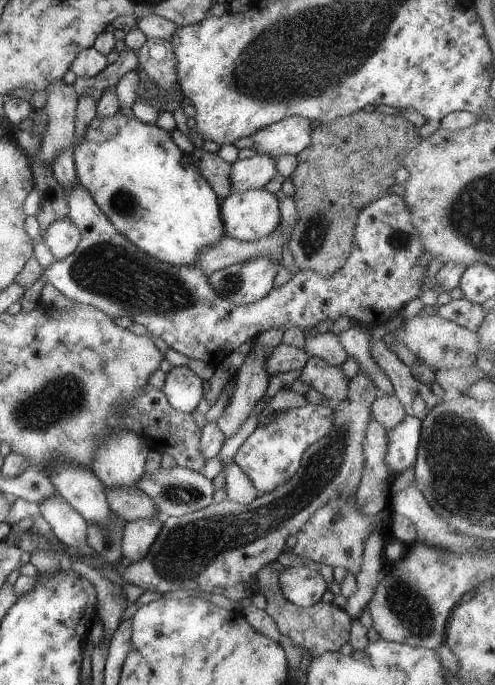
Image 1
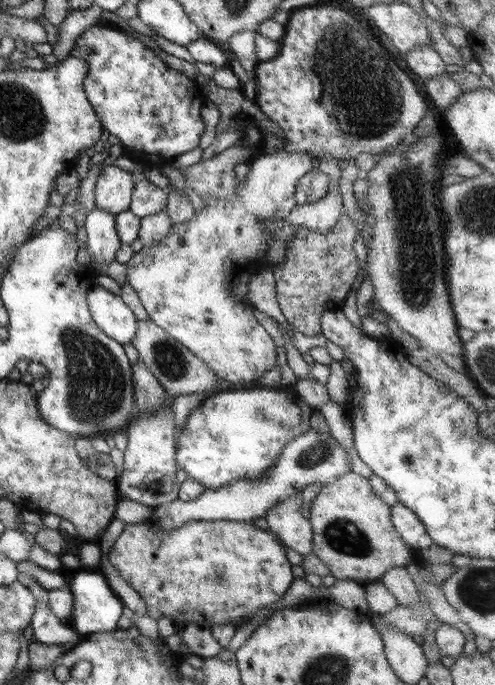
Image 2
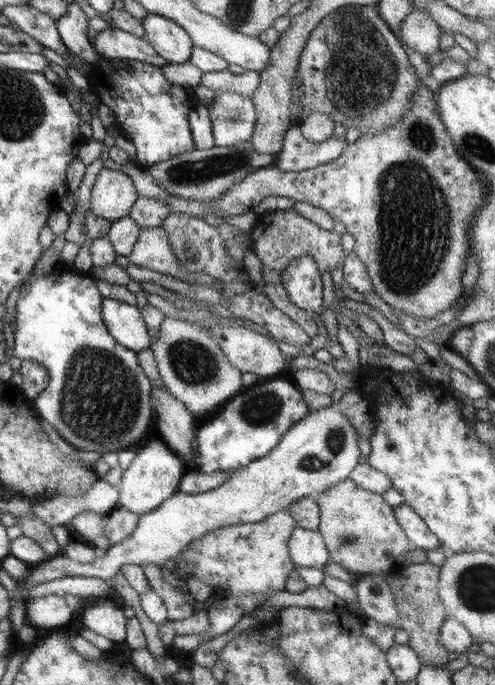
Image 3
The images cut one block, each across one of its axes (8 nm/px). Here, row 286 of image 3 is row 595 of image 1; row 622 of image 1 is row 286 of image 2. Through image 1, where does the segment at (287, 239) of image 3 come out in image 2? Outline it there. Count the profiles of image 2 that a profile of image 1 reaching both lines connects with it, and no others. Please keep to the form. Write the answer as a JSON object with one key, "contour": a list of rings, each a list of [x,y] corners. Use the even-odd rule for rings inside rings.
{"contour":[[[343,212],[334,228],[326,234],[294,225],[295,237],[286,246],[282,262],[270,264],[275,277],[279,307],[287,323],[306,336],[321,334],[321,314],[343,308],[346,297],[357,279],[359,260],[354,252],[358,229],[352,218]]]}

